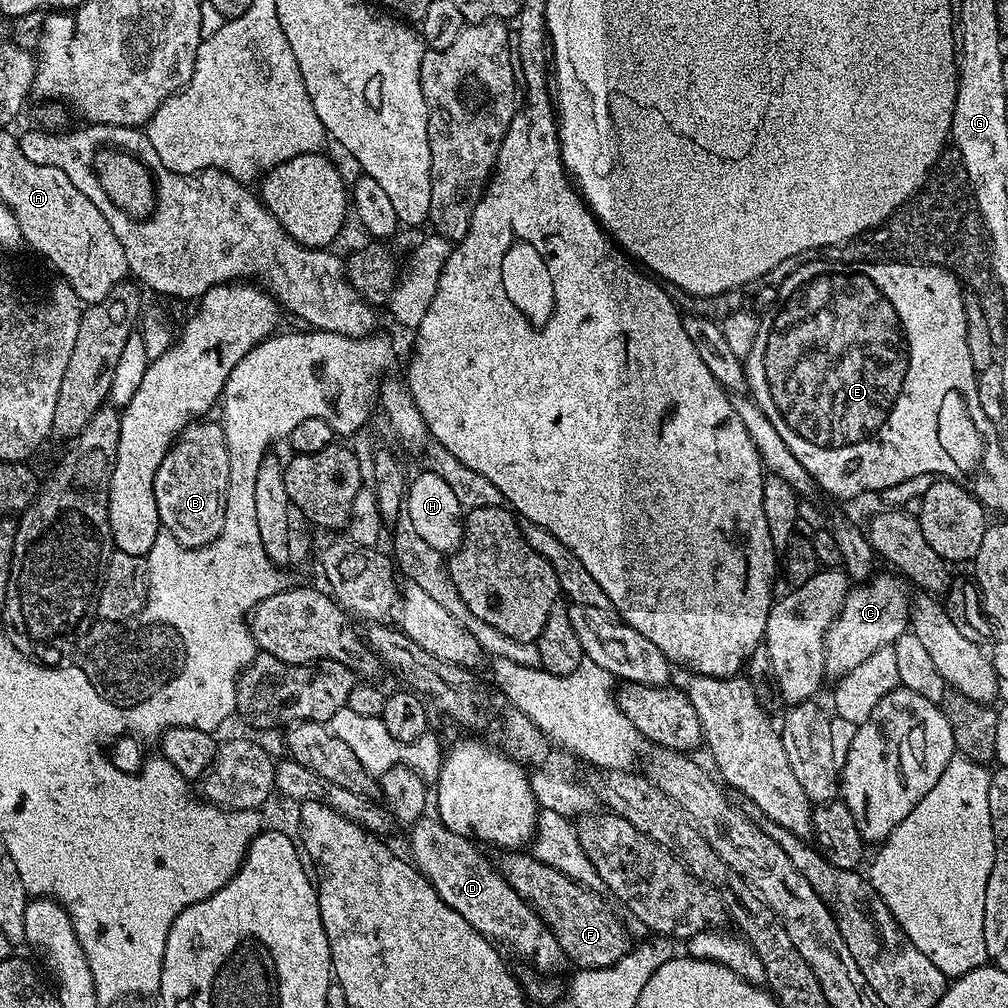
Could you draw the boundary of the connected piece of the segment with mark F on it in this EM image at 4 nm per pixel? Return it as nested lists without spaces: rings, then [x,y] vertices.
[[[508,850],[498,860],[500,873],[528,901],[558,938],[565,959],[577,969],[604,969],[620,961],[631,949],[628,934],[617,916],[591,887],[583,886],[558,869],[538,861],[531,853]]]

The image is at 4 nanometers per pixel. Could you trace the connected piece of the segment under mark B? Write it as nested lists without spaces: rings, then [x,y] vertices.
[[[201,418],[187,424],[176,437],[176,443],[162,458],[158,474],[154,478],[154,498],[163,531],[169,532],[184,548],[201,548],[218,538],[224,529],[226,502],[230,486],[230,454],[224,437],[224,425],[212,421],[212,418]]]

